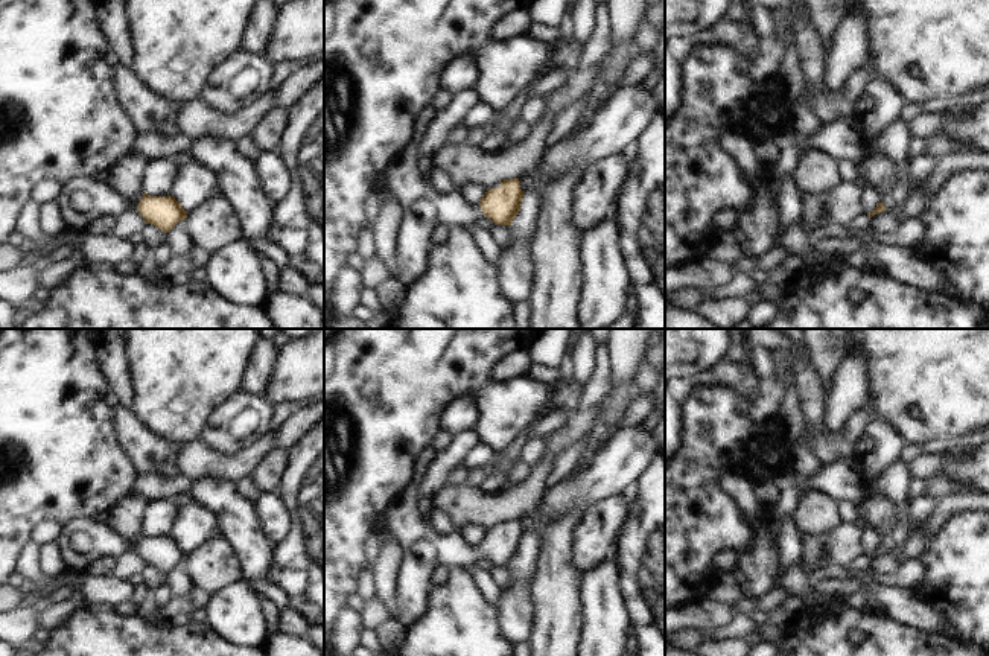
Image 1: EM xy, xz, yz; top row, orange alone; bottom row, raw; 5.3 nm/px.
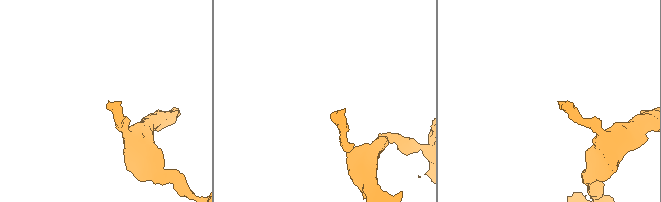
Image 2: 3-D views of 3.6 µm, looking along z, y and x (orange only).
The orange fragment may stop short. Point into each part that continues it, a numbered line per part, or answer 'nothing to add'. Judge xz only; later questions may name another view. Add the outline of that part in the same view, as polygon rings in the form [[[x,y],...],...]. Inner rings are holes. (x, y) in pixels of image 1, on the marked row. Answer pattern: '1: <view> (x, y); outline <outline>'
1: xz (425, 207); outline [[[425,126],[405,151],[403,158],[385,174],[390,190],[405,205],[399,250],[393,266],[394,275],[406,285],[421,277],[429,268],[438,225],[469,225],[484,216],[479,204],[470,204],[460,192],[438,192],[420,174]]]

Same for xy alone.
1: xy (84, 200); outline [[[81,177],[61,184],[59,196],[68,228],[76,234],[85,231],[100,216],[119,216],[126,209],[137,209],[142,198],[143,195],[126,195],[93,177]]]

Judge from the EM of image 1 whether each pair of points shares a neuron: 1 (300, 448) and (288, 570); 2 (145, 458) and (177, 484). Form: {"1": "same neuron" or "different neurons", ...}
{"1": "same neuron", "2": "different neurons"}

